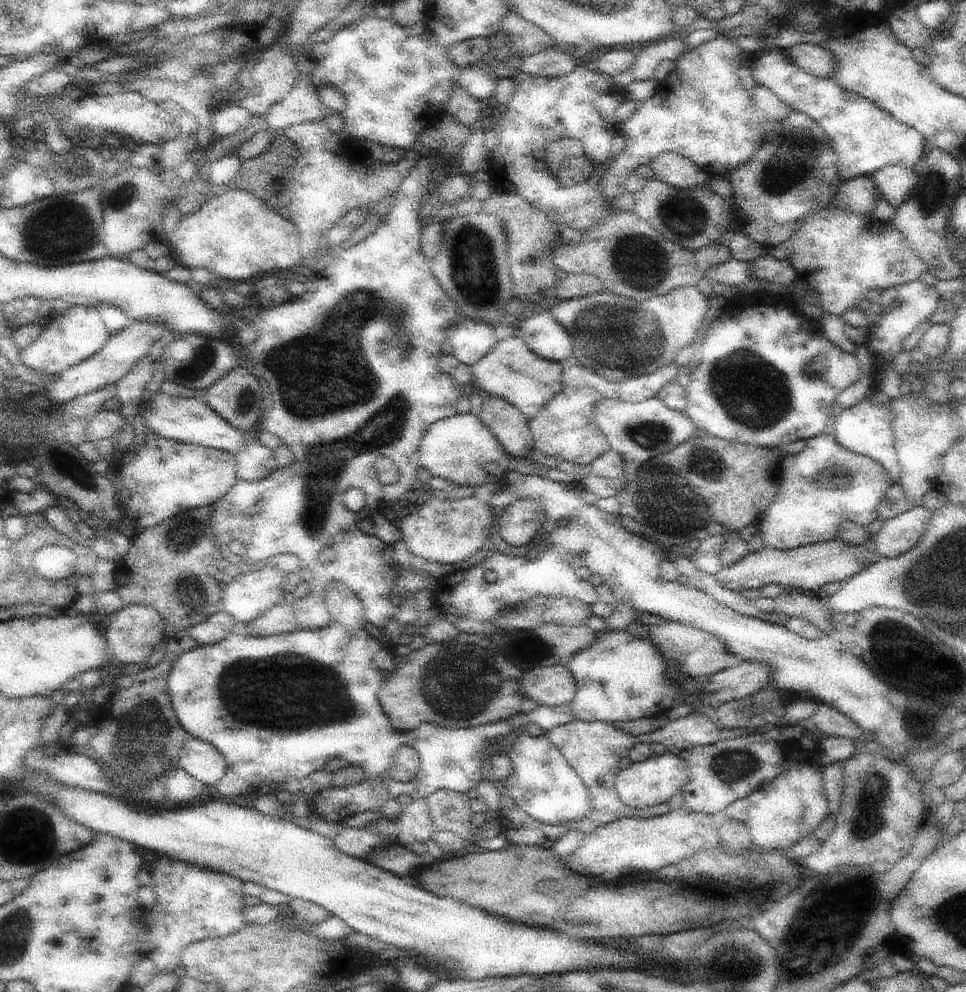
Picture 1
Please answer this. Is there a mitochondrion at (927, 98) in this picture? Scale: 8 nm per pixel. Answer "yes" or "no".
no

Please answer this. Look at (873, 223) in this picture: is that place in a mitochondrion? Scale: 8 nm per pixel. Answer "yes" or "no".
no

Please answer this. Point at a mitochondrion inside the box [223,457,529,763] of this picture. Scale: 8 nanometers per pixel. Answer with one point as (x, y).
(447, 695)

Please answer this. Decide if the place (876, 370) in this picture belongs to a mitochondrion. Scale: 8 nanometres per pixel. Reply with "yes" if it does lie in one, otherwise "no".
no

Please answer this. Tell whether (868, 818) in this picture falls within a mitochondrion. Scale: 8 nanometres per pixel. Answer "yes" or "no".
yes

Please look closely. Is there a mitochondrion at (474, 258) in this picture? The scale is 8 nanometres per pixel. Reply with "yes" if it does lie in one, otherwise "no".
yes

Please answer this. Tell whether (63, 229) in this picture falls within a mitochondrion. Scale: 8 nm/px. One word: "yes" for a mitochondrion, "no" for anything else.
yes

